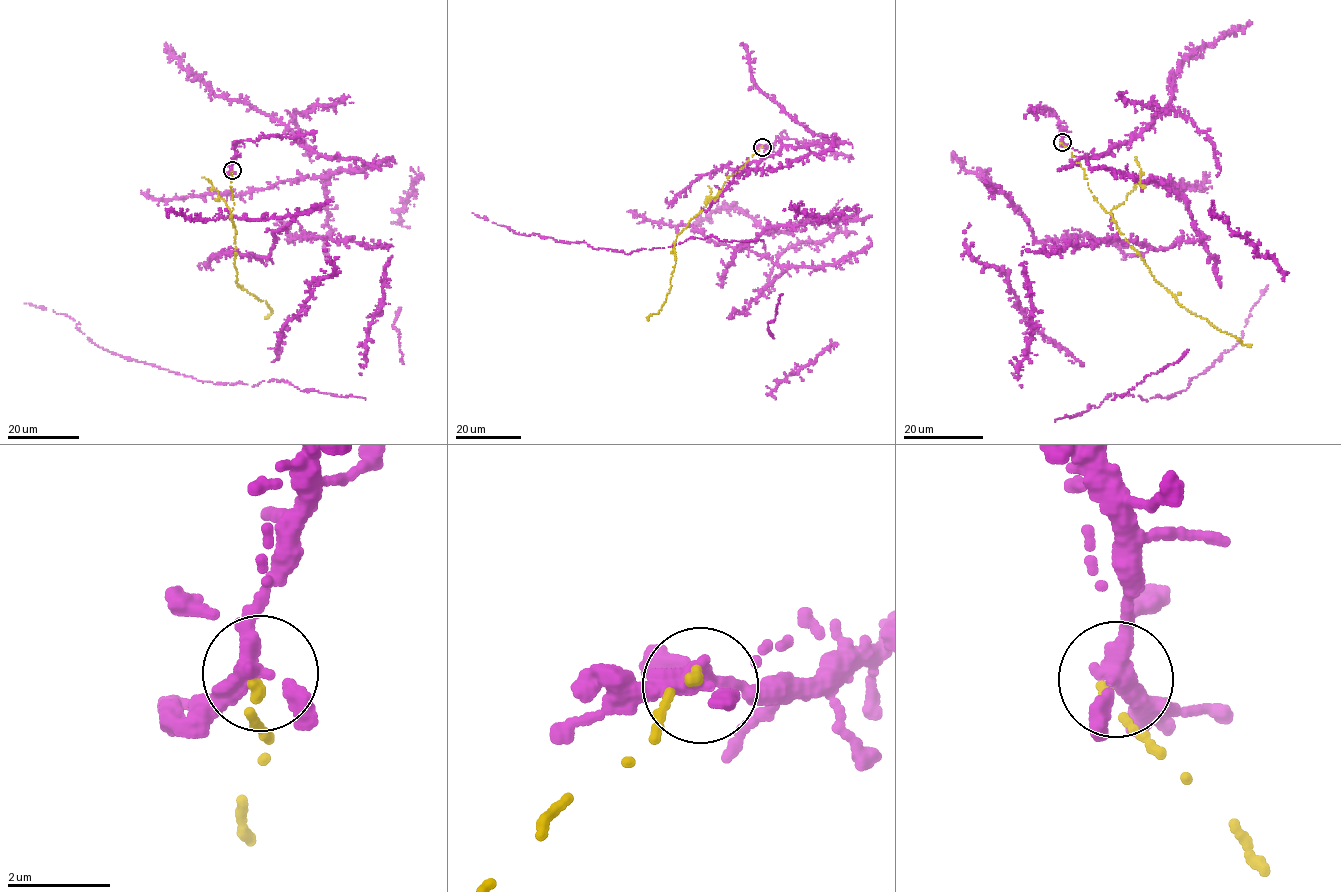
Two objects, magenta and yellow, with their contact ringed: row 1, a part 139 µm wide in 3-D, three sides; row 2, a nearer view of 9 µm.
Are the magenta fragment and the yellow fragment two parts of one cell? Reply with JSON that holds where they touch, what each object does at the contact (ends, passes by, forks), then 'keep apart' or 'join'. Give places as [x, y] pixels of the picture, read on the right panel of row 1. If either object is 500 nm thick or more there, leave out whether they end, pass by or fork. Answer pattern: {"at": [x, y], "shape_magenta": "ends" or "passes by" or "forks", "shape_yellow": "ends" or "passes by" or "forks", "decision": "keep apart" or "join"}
{"at": [1062, 142], "shape_magenta": "forks", "shape_yellow": "ends", "decision": "keep apart"}

